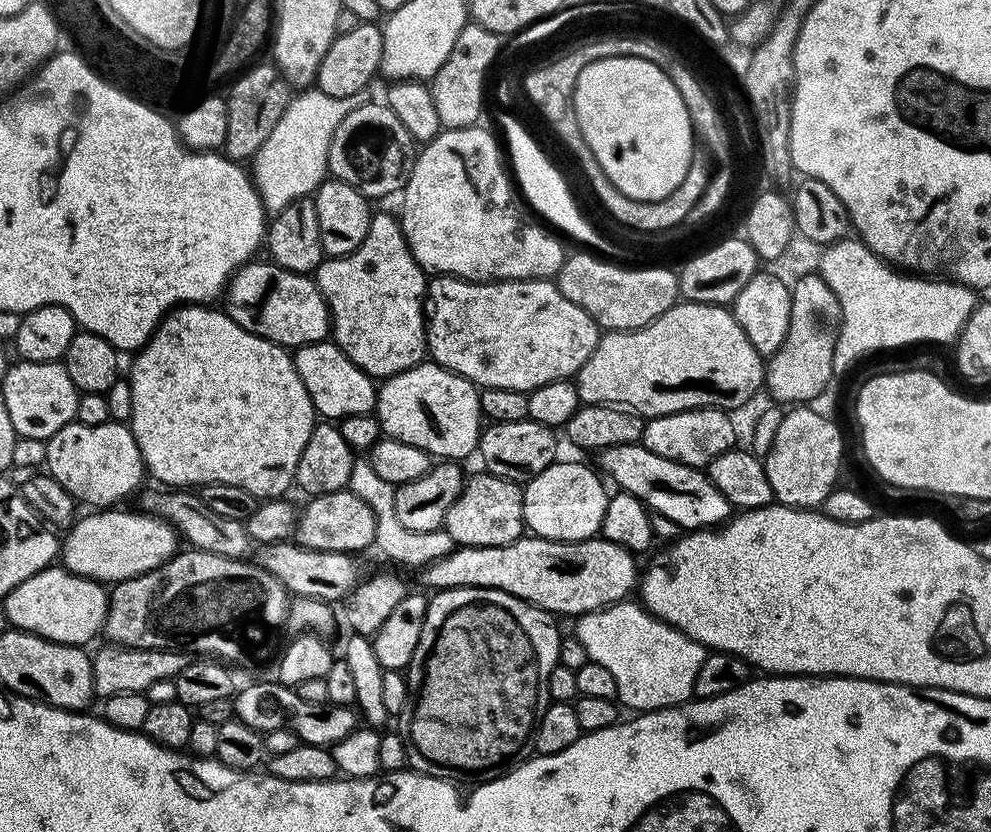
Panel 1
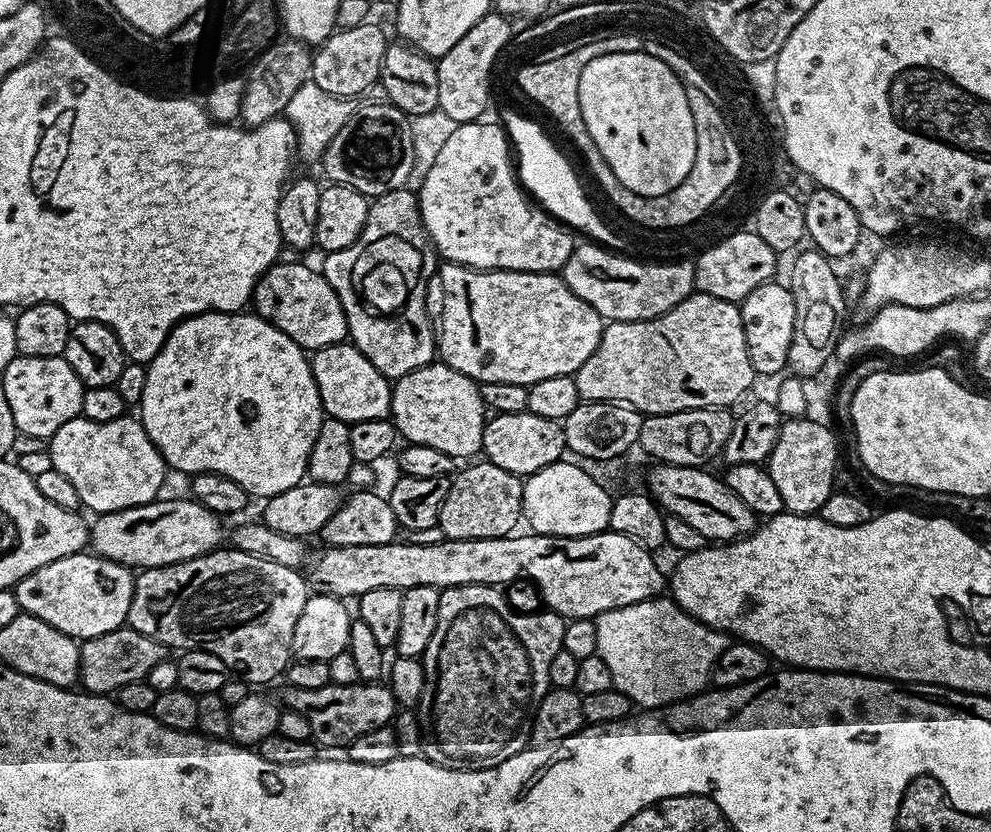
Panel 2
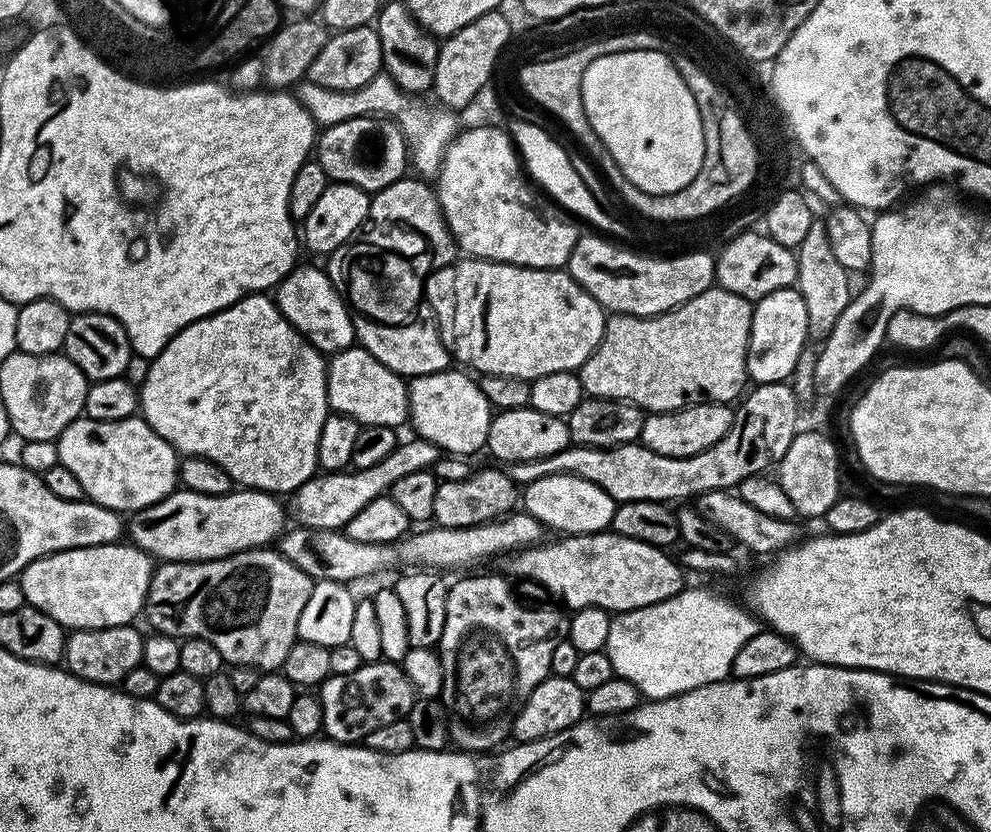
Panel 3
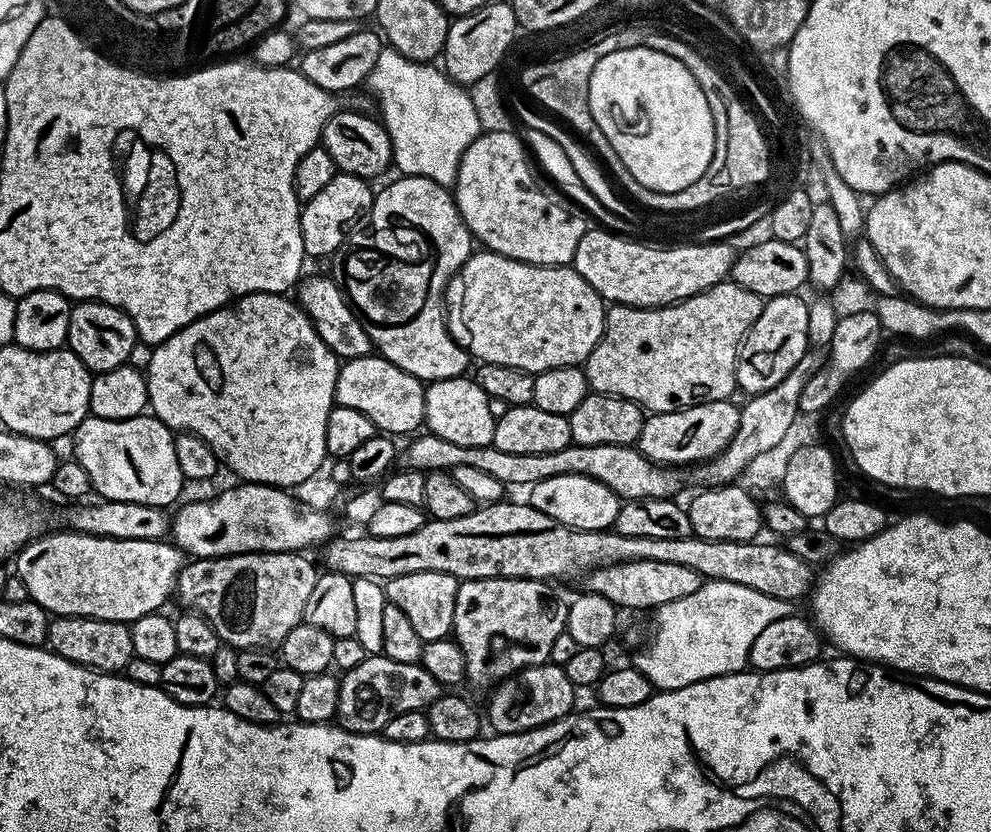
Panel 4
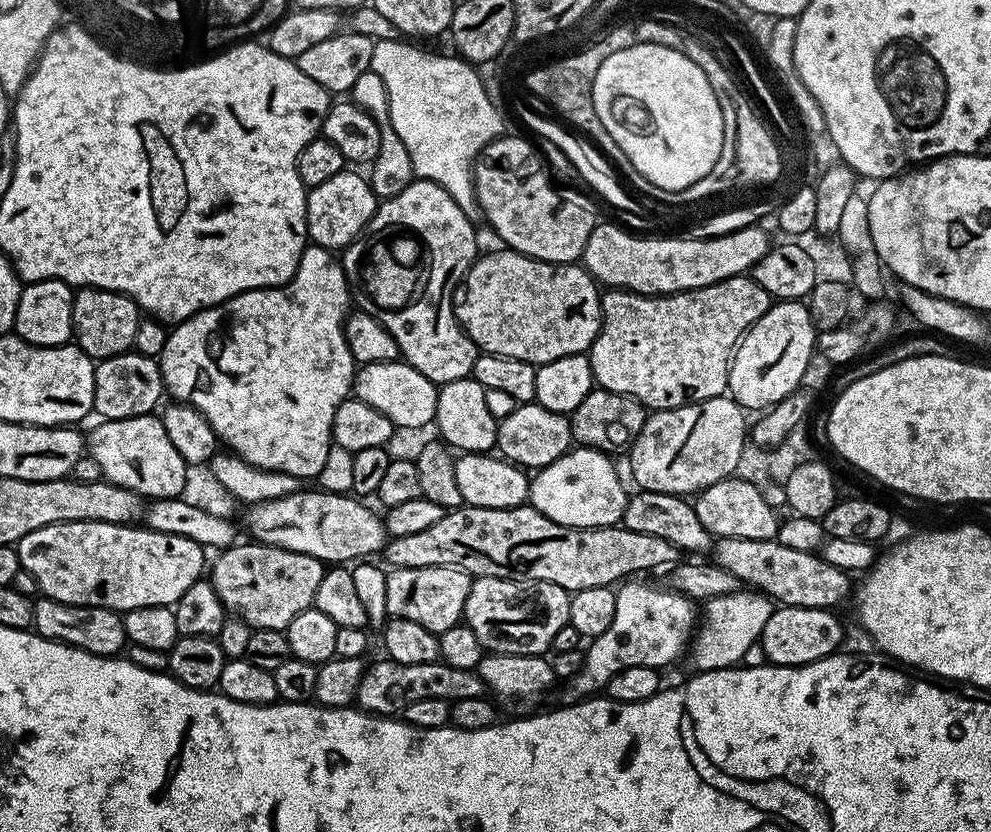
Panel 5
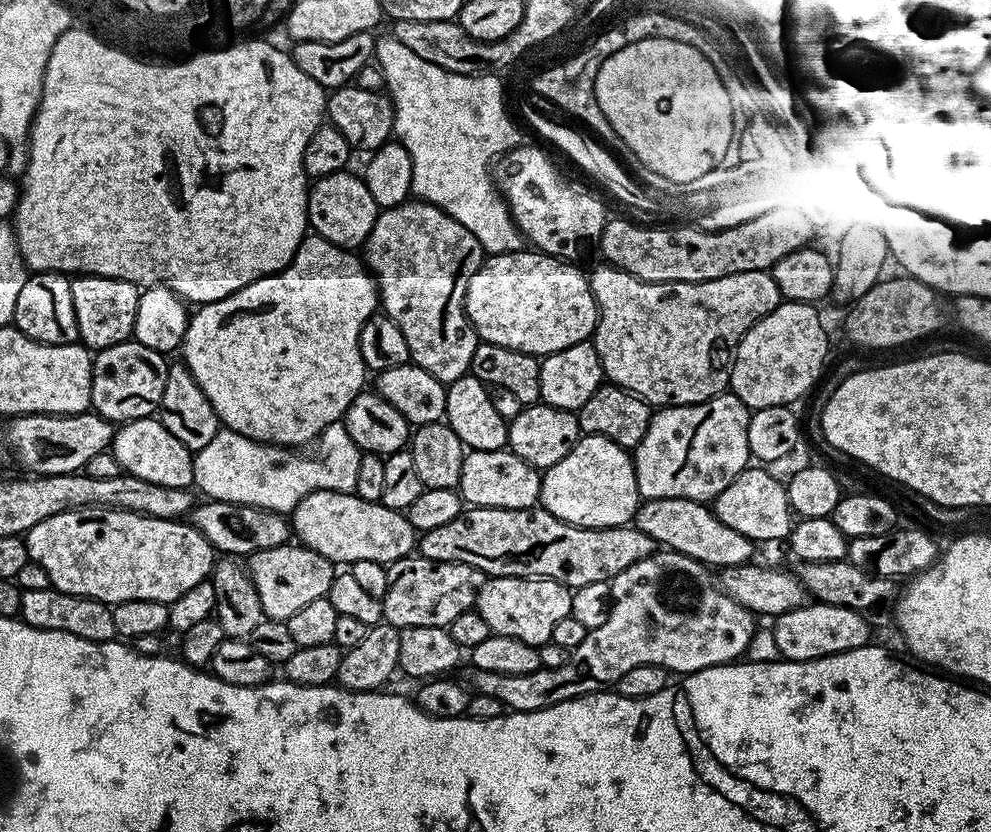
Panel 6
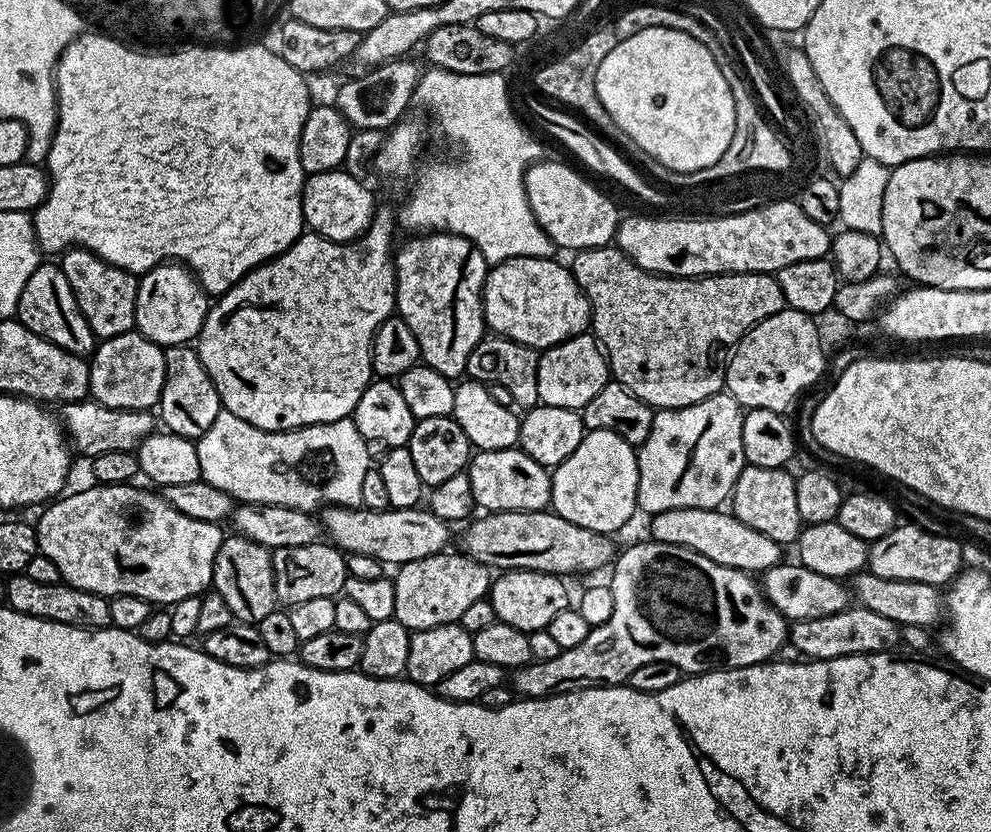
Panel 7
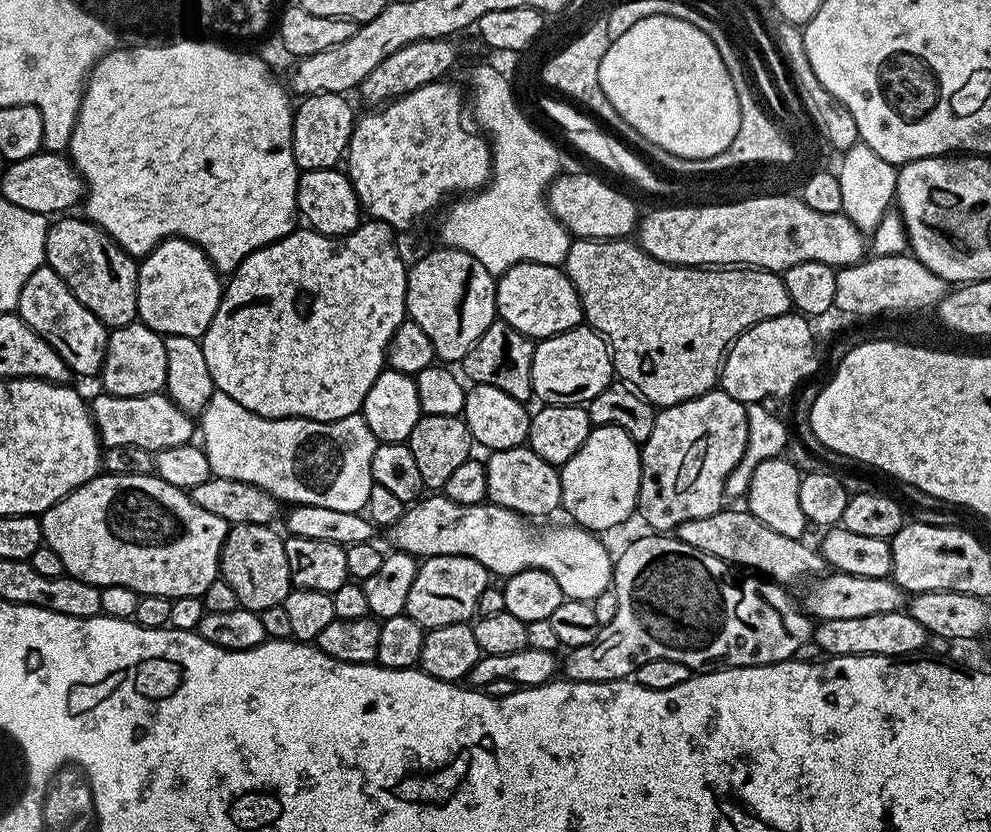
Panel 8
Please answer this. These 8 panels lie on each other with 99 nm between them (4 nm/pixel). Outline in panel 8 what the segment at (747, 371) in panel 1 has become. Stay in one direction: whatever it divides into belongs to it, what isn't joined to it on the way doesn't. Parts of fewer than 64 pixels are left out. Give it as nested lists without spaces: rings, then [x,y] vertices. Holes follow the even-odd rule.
[[[628,238],[573,239],[562,267],[580,296],[587,327],[595,328],[608,341],[615,375],[660,408],[669,408],[713,391],[733,342],[747,328],[775,316],[787,316],[792,308],[783,275],[767,272],[764,268],[743,266],[683,268],[658,262],[658,258],[646,254],[639,243]]]

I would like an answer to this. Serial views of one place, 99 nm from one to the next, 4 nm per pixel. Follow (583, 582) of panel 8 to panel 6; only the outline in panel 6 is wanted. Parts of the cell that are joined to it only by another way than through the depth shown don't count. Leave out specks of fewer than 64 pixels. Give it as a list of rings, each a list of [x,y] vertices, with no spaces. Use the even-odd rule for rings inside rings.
[[[322,490],[306,494],[306,498],[302,498],[302,502],[298,502],[298,506],[290,514],[290,528],[303,547],[322,554],[336,566],[351,566],[354,562],[378,562],[387,566],[404,556],[413,555],[418,544],[417,530],[410,526],[404,512],[395,512],[375,500],[363,500],[351,492]]]

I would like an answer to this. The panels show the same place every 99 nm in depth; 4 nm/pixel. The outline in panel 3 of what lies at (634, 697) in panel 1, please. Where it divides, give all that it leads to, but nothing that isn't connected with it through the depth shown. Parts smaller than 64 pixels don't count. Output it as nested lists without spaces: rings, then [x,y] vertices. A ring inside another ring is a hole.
[[[686,586],[666,602],[615,613],[604,647],[610,666],[623,680],[634,682],[641,697],[649,701],[671,700],[678,694],[727,680],[732,676],[738,650],[758,631],[757,617],[740,604],[720,592]]]

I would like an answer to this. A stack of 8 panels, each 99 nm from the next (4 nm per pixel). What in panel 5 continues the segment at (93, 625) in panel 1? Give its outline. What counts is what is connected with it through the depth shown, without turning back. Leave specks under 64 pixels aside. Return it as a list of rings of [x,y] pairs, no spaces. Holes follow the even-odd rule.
[[[83,520],[82,522],[62,522],[61,524],[51,524],[42,526],[38,530],[28,532],[17,540],[15,545],[16,553],[20,555],[20,567],[23,571],[34,574],[37,589],[47,599],[57,600],[63,604],[73,604],[74,606],[90,606],[91,608],[112,608],[115,612],[125,614],[138,607],[162,607],[164,605],[174,606],[194,582],[201,579],[206,572],[206,560],[204,564],[205,549],[201,548],[198,542],[190,538],[182,538],[178,534],[162,534],[143,526],[133,526],[131,524],[111,524],[101,520]]]

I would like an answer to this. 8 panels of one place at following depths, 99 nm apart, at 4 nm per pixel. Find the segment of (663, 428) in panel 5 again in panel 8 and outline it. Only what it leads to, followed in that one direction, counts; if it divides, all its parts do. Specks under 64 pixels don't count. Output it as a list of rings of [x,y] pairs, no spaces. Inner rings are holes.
[[[722,390],[660,408],[654,430],[640,448],[638,512],[652,527],[649,529],[668,534],[691,520],[721,511],[724,483],[732,471],[739,469],[749,439],[747,407]]]

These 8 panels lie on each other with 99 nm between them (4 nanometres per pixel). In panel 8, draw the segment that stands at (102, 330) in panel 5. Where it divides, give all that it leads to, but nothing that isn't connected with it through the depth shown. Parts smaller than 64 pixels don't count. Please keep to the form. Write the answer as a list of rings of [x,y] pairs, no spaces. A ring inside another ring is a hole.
[[[68,214],[57,219],[60,221],[57,224],[55,221],[49,227],[44,251],[47,267],[52,268],[54,274],[58,274],[58,278],[62,278],[62,282],[66,282],[66,286],[74,294],[74,298],[78,298],[78,302],[82,302],[82,306],[86,306],[86,310],[90,310],[90,314],[97,316],[105,328],[111,330],[133,323],[137,319],[136,311],[138,310],[137,261],[126,250],[122,250],[122,246],[118,246],[118,242],[114,242],[114,238],[110,238],[110,234],[103,232],[98,225],[93,224],[87,218],[79,219],[75,220],[72,214]]]

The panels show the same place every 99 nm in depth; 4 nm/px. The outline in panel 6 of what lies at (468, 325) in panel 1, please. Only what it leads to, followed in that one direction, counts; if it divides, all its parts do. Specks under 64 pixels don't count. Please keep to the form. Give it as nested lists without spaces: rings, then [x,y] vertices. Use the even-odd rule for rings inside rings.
[[[535,250],[498,252],[489,255],[480,269],[470,278],[464,295],[464,313],[483,343],[522,350],[541,358],[566,350],[566,346],[585,343],[595,333],[598,309],[588,277],[564,258],[548,256]]]

